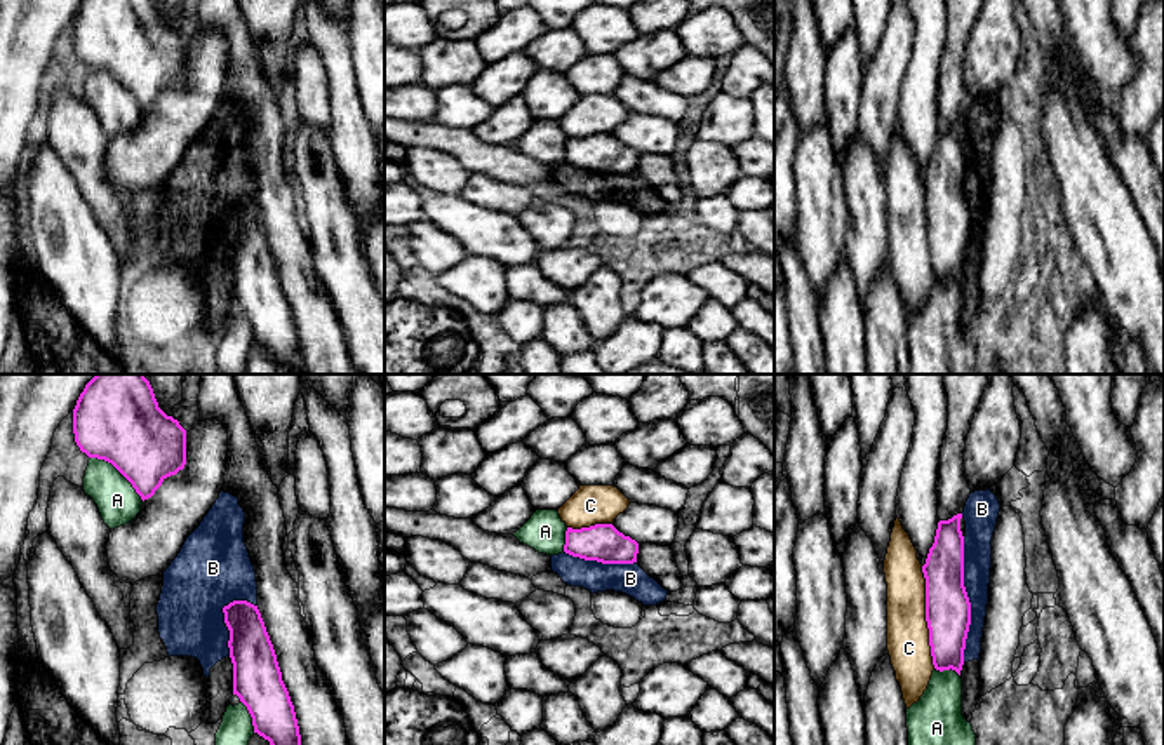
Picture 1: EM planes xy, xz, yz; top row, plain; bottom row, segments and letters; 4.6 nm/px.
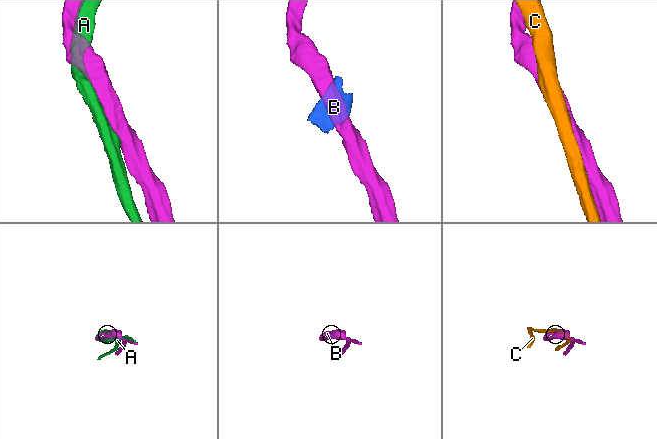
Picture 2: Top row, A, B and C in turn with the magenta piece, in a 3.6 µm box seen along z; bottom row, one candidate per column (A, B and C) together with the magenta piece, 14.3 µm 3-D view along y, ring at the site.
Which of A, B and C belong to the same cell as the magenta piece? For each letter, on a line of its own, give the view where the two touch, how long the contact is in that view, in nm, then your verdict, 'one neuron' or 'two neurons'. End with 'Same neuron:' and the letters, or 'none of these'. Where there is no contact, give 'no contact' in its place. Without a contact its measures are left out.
A: xy | 320 nm | two neurons
B: yz | 600 nm | two neurons
C: yz | 480 nm | two neurons
Same neuron: none of these

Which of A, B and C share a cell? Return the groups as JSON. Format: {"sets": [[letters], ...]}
{"sets": [["A"], ["B"], ["C"]]}

